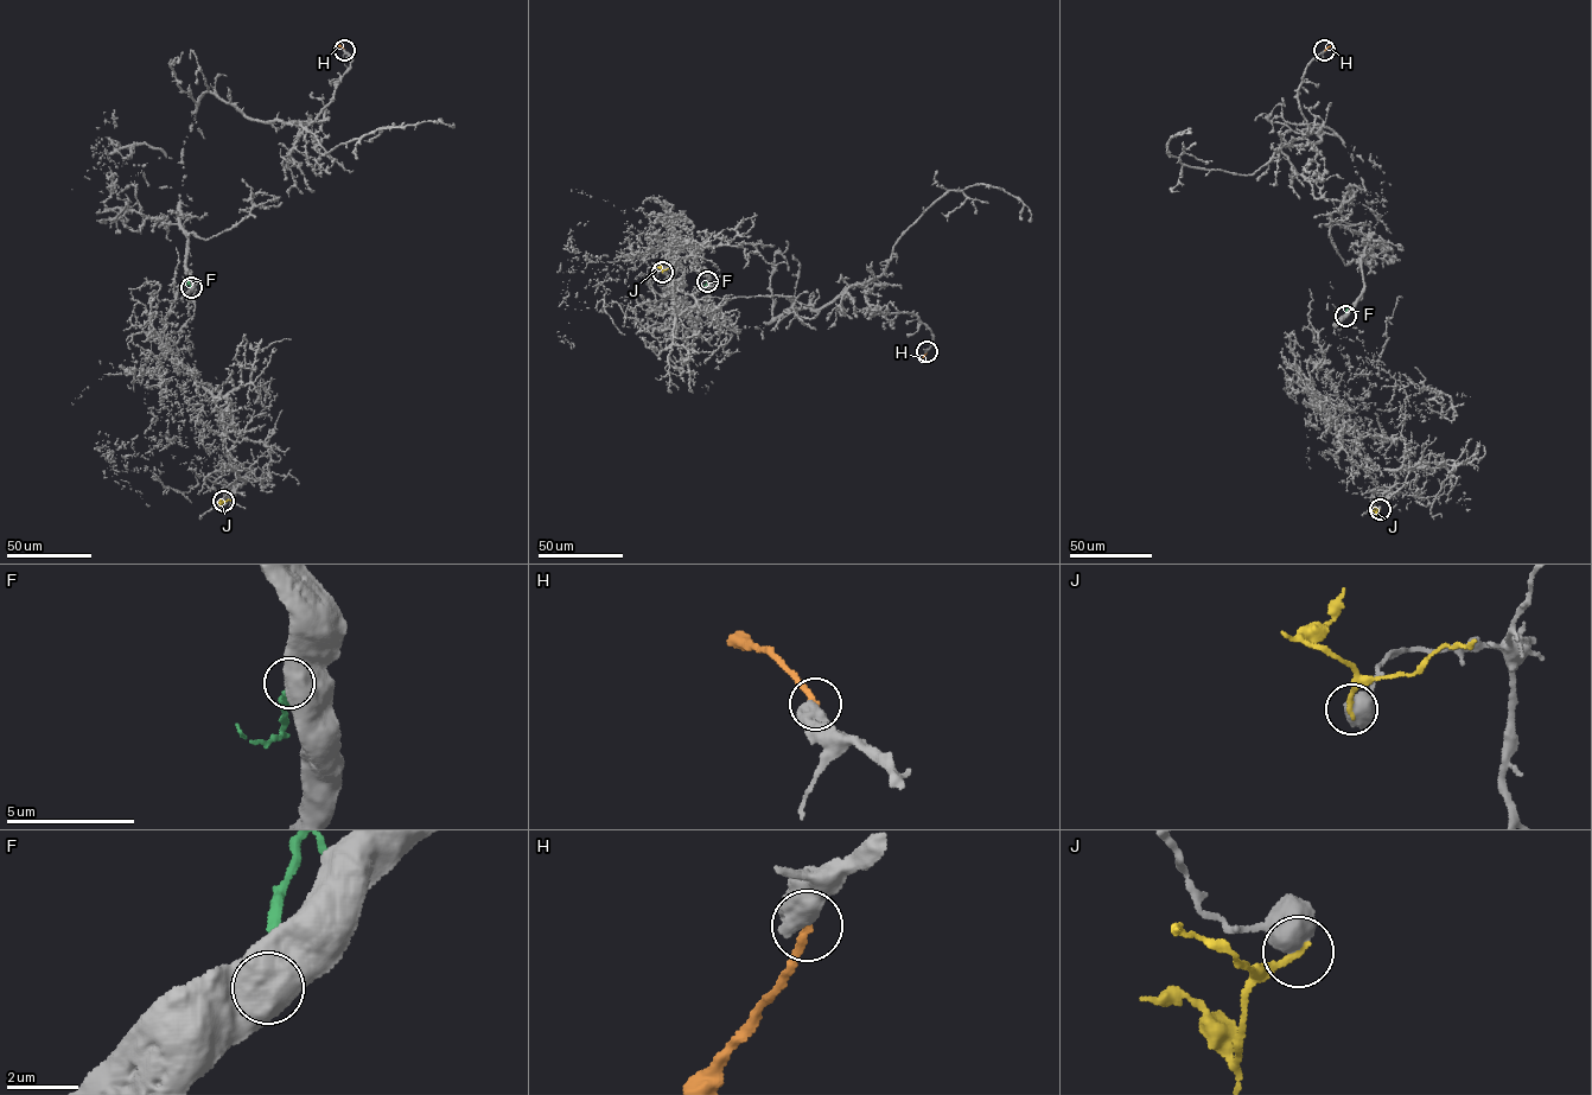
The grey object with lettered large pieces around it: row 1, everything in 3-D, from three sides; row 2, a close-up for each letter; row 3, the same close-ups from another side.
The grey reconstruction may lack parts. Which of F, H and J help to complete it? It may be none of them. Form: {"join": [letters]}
{"join": ["H"]}

